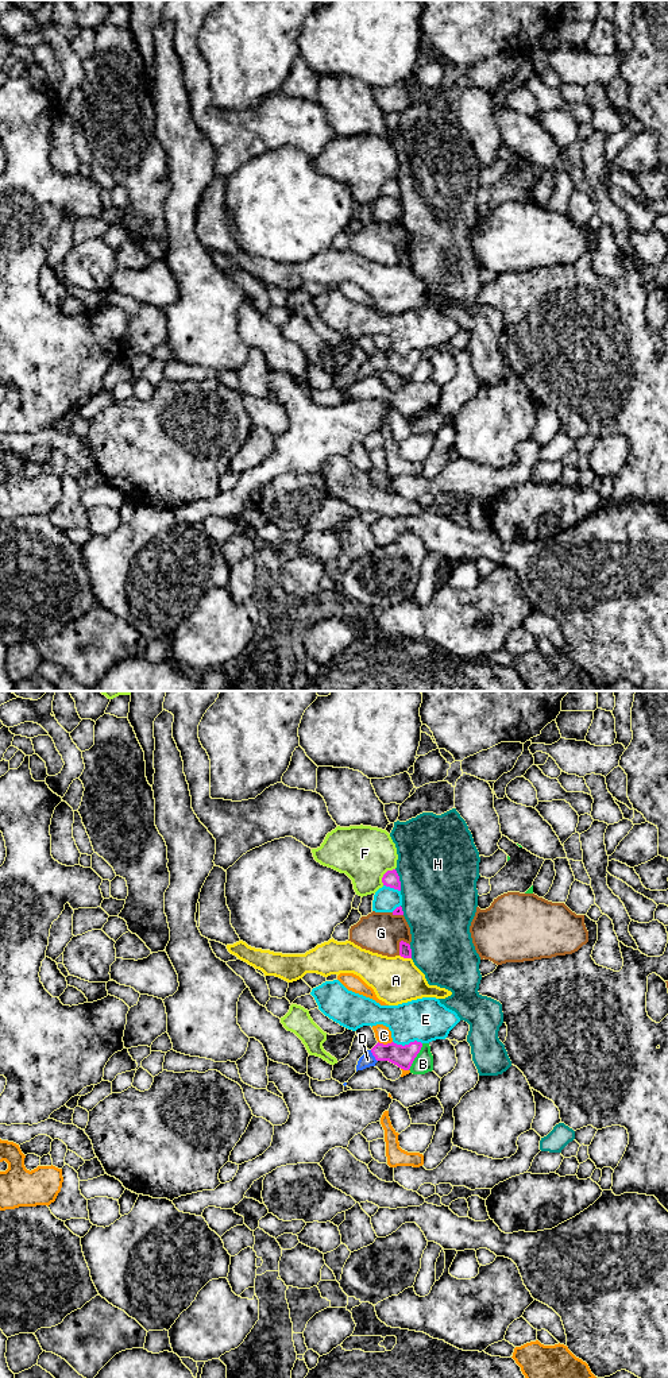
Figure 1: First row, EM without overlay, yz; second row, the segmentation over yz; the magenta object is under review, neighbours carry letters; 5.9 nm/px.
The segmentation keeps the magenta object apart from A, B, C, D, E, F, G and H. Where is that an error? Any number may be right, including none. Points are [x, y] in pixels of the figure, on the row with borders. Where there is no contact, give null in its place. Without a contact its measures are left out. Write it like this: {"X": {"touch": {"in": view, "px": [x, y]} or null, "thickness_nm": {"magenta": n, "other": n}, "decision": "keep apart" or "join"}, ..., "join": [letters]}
{"A": {"touch": {"in": "yz", "px": [405, 957]}, "thickness_nm": {"magenta": 70, "other": 280}, "decision": "keep apart"}, "B": {"touch": {"in": "yz", "px": [416, 1056]}, "thickness_nm": {"magenta": 130, "other": 120}, "decision": "keep apart"}, "C": {"touch": {"in": "yz", "px": [385, 1045]}, "thickness_nm": {"magenta": 130, "other": 100}, "decision": "keep apart"}, "D": {"touch": {"in": "yz", "px": [373, 1054]}, "thickness_nm": {"magenta": 130, "other": 90}, "decision": "join"}, "E": {"touch": {"in": "yz", "px": [408, 1045]}, "thickness_nm": {"magenta": 130, "other": 260}, "decision": "keep apart"}, "F": {"touch": {"in": "yz", "px": [383, 875]}, "thickness_nm": {"magenta": 100, "other": 320}, "decision": "keep apart"}, "G": {"touch": {"in": "yz", "px": [400, 948]}, "thickness_nm": {"magenta": 70, "other": 240}, "decision": "keep apart"}, "H": {"touch": {"in": "yz", "px": [398, 880]}, "thickness_nm": {"magenta": 100, "other": 480}, "decision": "keep apart"}, "join": ["D"]}

